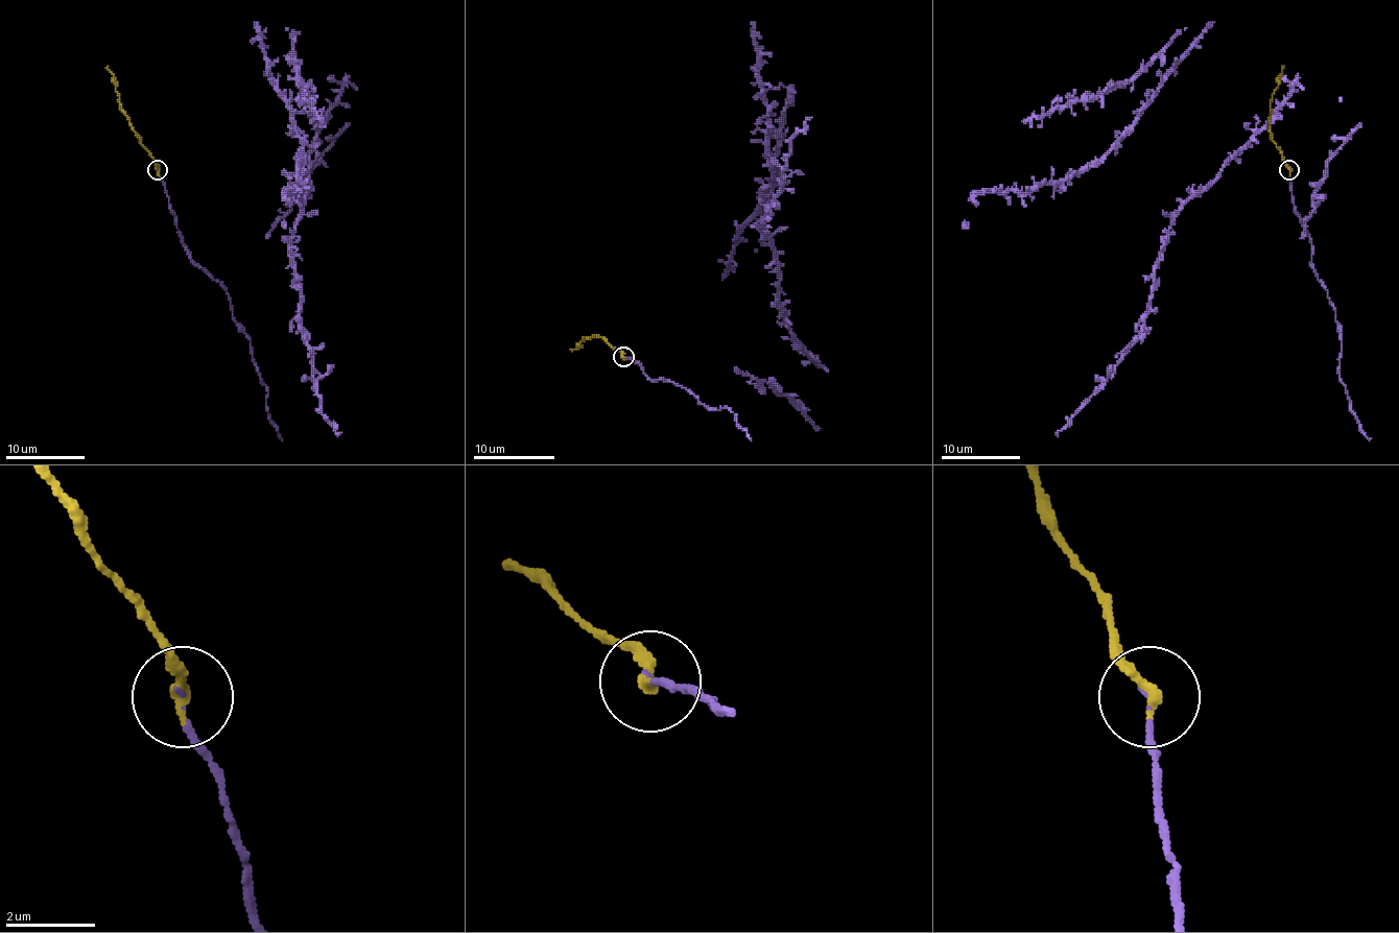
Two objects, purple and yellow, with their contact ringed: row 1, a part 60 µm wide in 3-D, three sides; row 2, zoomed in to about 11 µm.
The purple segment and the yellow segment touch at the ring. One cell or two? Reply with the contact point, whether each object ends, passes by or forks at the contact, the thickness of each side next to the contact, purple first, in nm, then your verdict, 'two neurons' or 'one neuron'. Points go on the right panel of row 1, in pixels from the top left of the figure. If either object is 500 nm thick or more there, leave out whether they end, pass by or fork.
(1289, 169) | purple ends | yellow ends | 70/320 nm | one neuron

